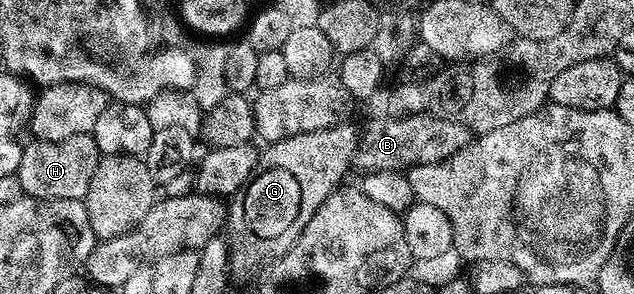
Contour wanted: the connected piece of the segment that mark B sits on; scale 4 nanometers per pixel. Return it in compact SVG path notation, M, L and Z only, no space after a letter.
M381 114L378 120L369 120L365 124L365 129L360 130L356 137L356 144L353 150L351 164L354 169L358 168L358 173L378 172L379 170L395 170L405 172L415 166L431 166L431 162L443 162L451 158L459 150L468 146L471 139L469 128L442 116L391 116Z

